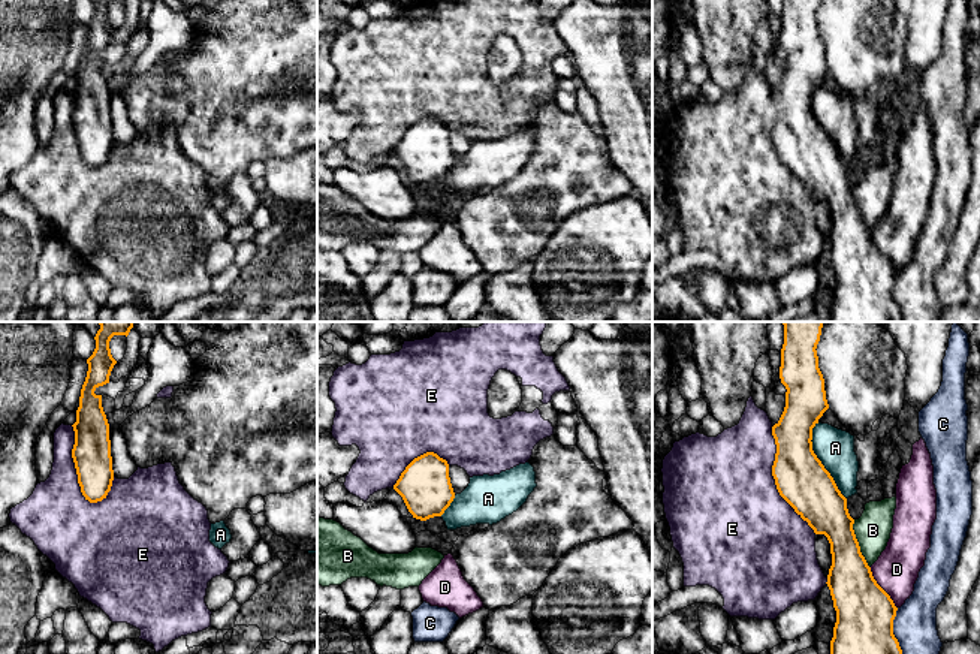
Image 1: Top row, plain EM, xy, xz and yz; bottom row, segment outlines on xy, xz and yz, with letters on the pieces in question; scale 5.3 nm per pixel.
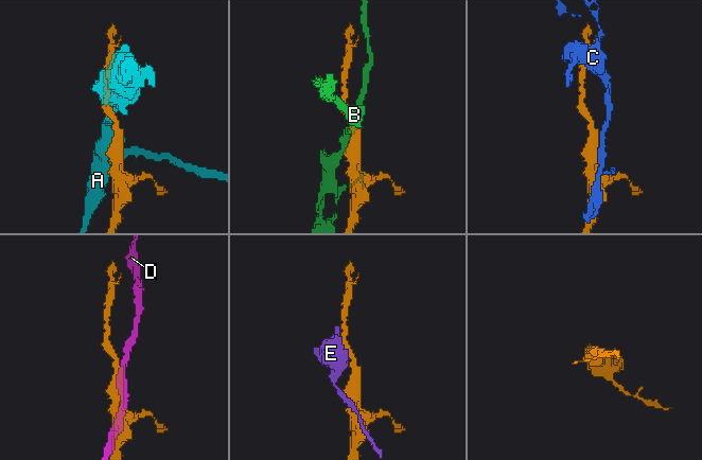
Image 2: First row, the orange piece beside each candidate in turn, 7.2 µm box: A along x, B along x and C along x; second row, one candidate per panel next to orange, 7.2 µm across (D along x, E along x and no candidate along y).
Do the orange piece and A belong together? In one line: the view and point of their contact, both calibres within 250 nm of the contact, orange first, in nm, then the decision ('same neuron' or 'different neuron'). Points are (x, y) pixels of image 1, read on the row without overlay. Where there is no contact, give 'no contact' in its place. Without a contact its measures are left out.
yz (820, 126) | 280/200 nm | different neuron

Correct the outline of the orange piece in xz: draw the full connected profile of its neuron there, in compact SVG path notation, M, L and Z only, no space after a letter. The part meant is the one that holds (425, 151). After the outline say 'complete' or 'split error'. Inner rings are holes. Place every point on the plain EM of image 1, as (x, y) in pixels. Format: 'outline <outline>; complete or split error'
outline M434 117L414 123L393 154L402 162L413 183L420 186L441 181L455 163L449 129Z; complete

